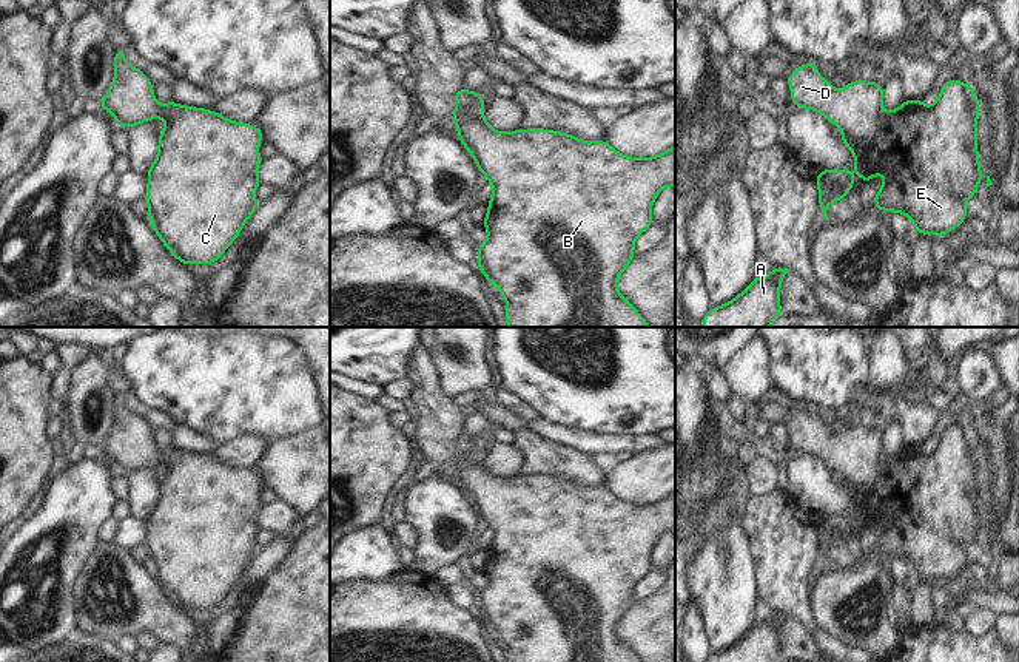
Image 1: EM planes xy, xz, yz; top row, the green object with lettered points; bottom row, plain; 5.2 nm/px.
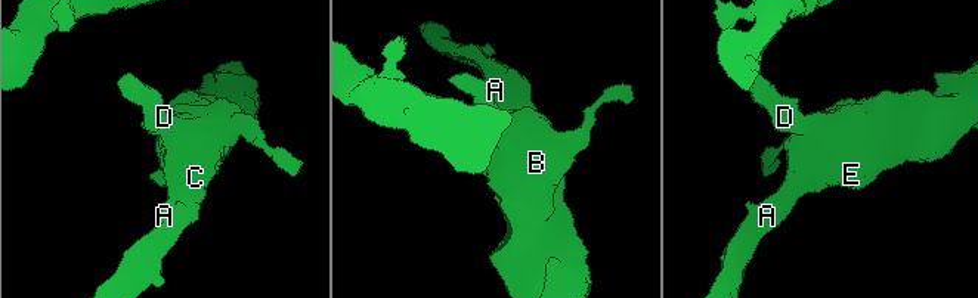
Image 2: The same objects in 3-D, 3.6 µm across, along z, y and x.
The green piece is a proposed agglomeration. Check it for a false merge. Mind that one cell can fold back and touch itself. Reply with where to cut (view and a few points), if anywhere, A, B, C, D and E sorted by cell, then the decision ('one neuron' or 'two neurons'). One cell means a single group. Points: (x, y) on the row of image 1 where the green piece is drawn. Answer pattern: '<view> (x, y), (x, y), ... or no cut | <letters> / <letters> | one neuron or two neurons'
no cut | A B C D E | one neuron

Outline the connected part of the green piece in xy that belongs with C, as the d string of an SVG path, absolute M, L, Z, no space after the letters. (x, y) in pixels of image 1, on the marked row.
M116 51L116 76L100 102L100 110L114 114L114 123L134 127L148 119L165 119L159 136L159 151L148 170L148 219L171 255L188 264L211 264L237 238L244 224L257 207L254 190L261 184L257 167L262 162L257 148L262 130L250 123L239 123L205 108L190 108L154 100L153 83L142 69L125 60L125 51Z

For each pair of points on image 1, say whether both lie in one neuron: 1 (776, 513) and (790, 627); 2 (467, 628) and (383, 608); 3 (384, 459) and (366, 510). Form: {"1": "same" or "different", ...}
{"1": "different", "2": "same", "3": "same"}

